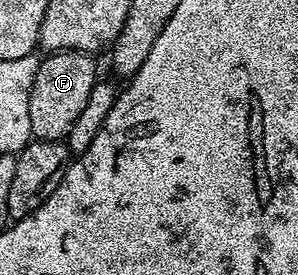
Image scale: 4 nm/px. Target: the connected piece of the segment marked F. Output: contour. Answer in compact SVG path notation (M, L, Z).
M53 52L39 61L34 78L34 86L30 90L30 126L32 135L37 140L64 140L70 126L74 126L78 114L82 114L86 102L90 98L90 90L96 84L98 73L96 64L87 52Z

